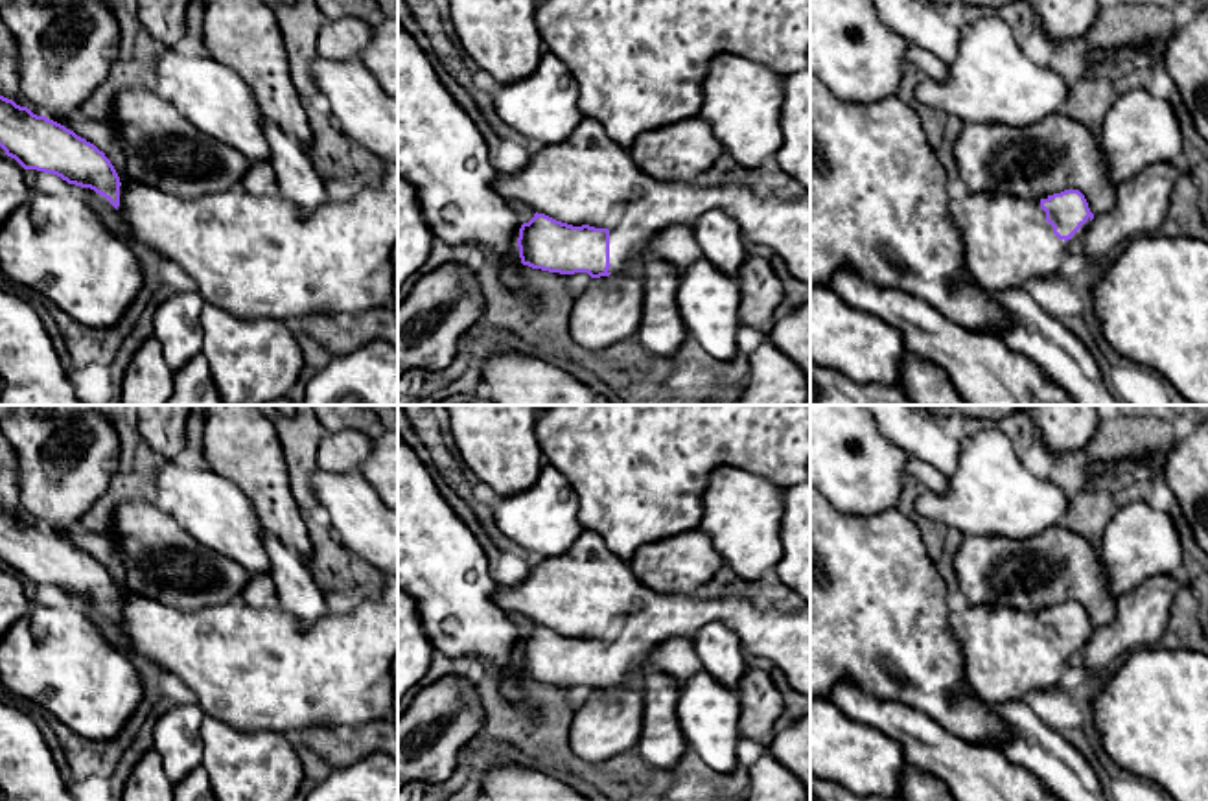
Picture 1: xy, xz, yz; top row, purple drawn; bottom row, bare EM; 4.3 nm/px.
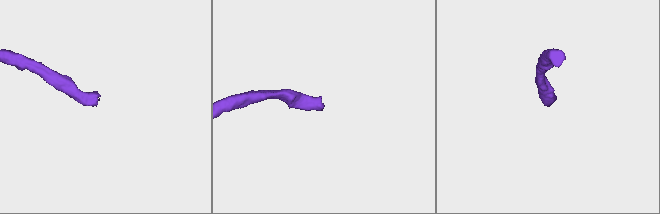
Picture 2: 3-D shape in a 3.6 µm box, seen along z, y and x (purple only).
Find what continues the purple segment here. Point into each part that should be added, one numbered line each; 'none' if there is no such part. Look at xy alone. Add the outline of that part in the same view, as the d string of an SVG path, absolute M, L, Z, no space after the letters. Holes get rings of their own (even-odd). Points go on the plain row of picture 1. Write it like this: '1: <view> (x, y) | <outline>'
1: xy (255, 669) | M72 528L61 538L105 565L122 595L118 626L133 650L177 676L195 694L204 716L241 731L282 735L309 726L350 729L390 718L398 606L372 598L350 611L328 613L313 626L302 626L280 606L250 608L241 597L217 608L179 611L123 584L123 552L110 530L79 534Z

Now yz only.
1: yz (1008, 654) | M967 604L948 613L948 626L963 650L965 679L985 705L1020 702L1035 691L1055 691L1072 657L1088 644L1090 630L1068 652L1059 652L1046 633L1040 611L1018 611L1013 608Z

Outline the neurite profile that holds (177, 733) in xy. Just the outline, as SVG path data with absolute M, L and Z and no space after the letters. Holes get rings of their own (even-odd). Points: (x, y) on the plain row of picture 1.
M197 702L175 703L157 720L153 748L160 753L162 770L173 784L203 766L203 720L204 713Z

